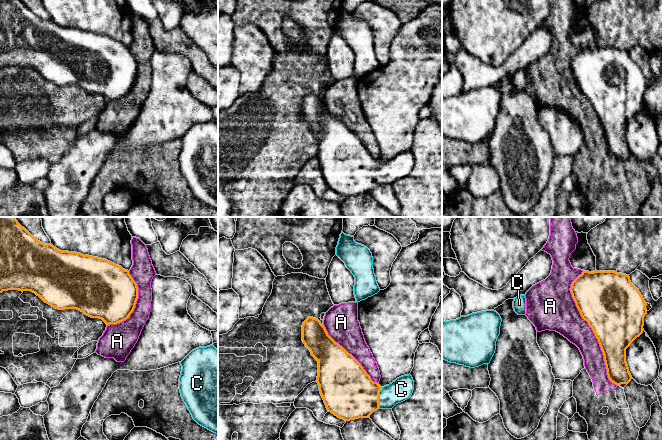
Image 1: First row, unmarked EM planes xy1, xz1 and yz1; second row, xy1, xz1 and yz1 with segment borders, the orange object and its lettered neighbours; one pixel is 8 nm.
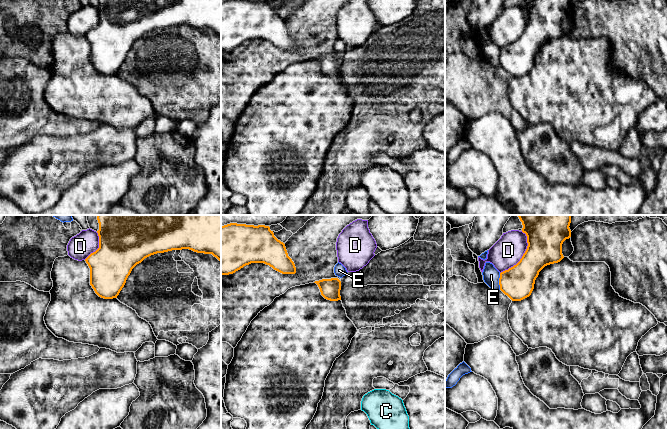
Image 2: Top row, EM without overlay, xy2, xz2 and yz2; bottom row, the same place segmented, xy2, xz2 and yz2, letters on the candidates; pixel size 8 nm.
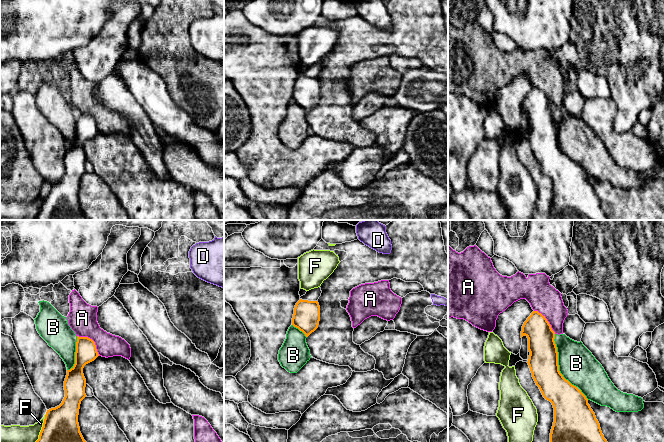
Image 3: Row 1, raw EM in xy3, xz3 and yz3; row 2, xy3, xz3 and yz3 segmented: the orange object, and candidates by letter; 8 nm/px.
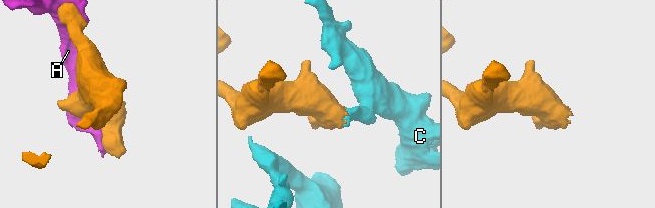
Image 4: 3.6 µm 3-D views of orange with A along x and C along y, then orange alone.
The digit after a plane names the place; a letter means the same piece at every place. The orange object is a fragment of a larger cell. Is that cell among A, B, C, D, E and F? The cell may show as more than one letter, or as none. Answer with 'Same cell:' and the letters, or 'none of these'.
Same cell: C

